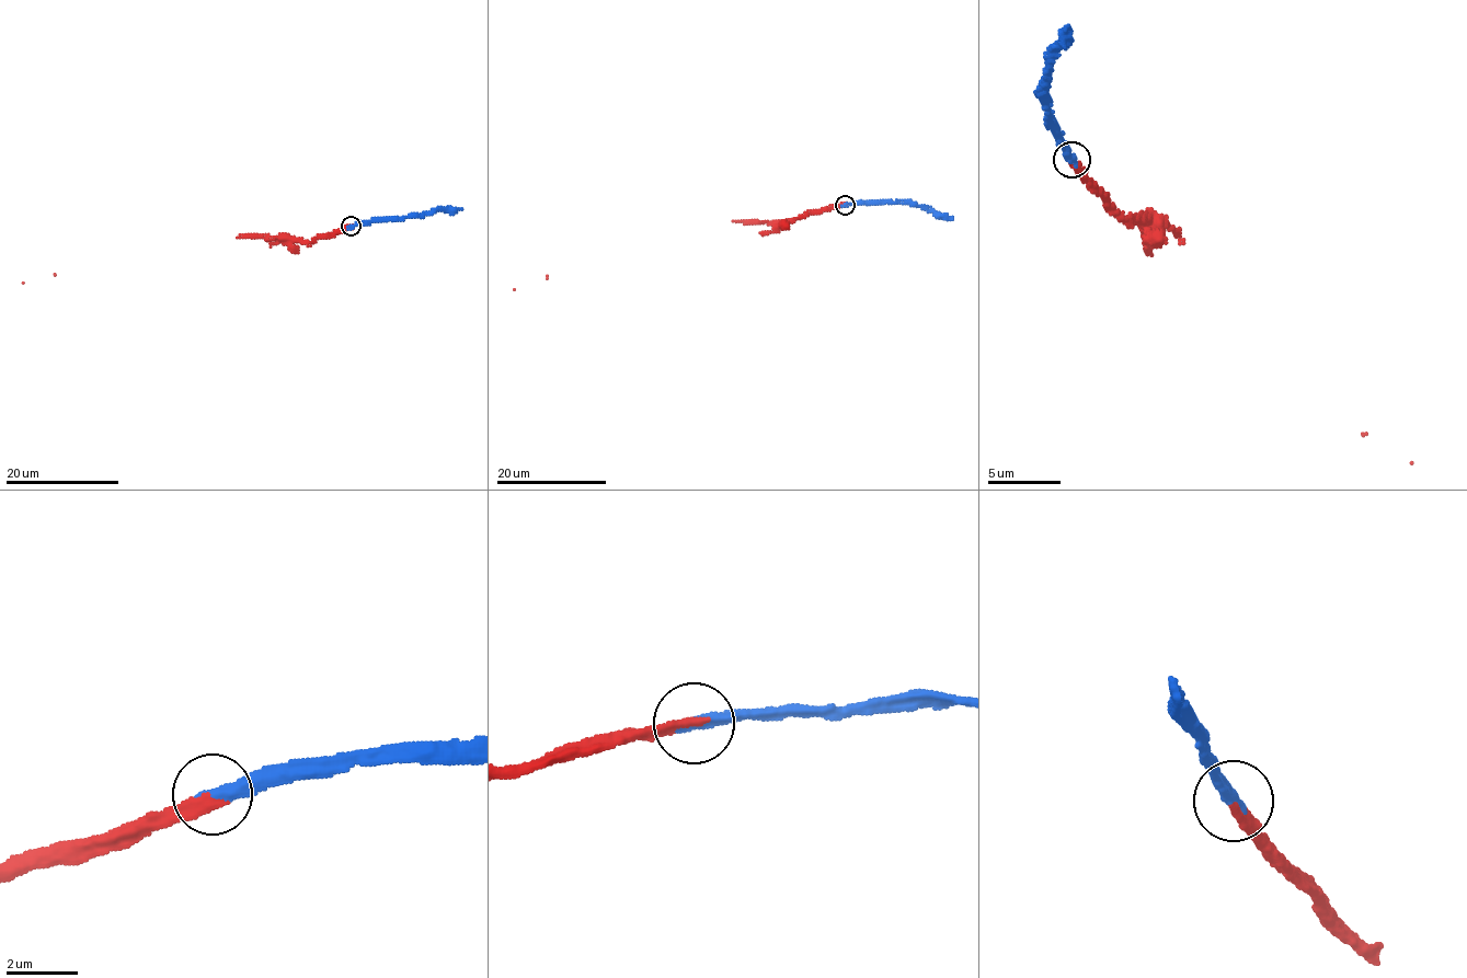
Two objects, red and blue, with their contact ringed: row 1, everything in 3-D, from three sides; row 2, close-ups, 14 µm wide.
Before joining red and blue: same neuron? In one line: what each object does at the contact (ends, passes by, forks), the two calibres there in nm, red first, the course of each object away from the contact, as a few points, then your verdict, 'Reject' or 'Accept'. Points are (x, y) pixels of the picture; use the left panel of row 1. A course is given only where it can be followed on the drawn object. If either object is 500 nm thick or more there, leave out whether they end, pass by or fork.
At the ring red ends. At the ring blue ends. Thickness 340 nm (red) against 380 nm. Course of red: (351, 226), (309, 242), (286, 237), (238, 238), (24, 283). Course of blue: (351, 226), (462, 208). Accept

